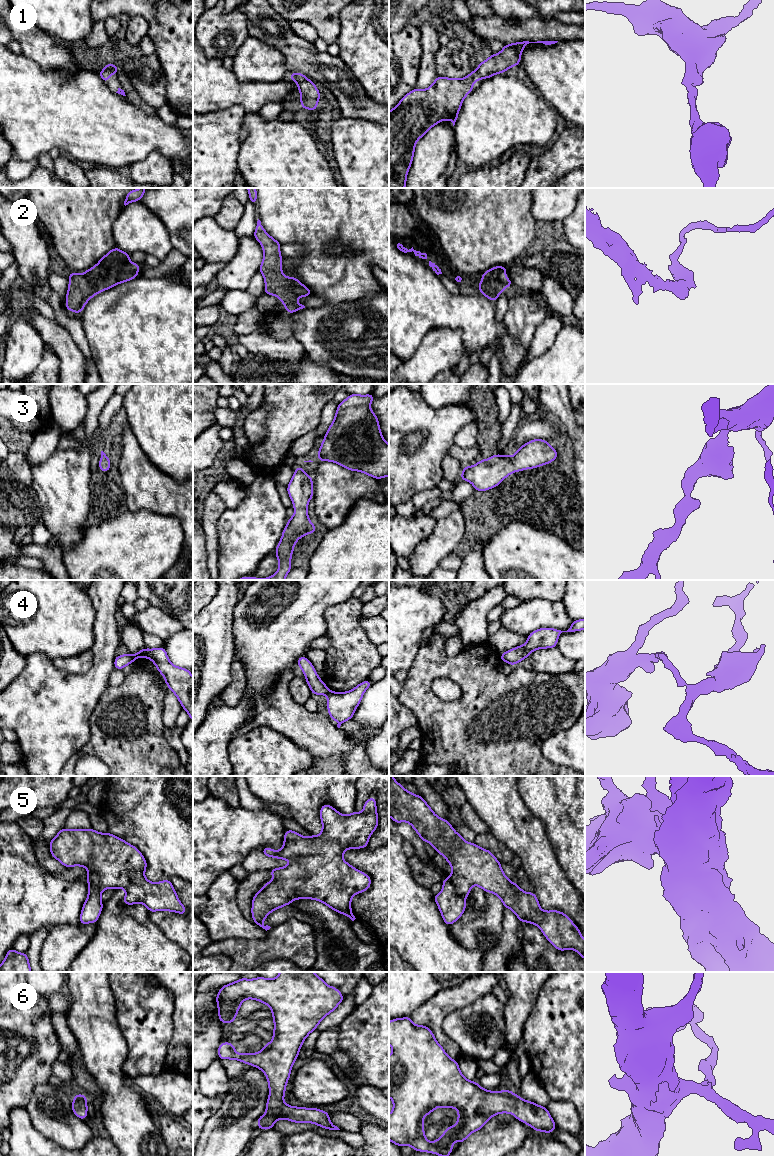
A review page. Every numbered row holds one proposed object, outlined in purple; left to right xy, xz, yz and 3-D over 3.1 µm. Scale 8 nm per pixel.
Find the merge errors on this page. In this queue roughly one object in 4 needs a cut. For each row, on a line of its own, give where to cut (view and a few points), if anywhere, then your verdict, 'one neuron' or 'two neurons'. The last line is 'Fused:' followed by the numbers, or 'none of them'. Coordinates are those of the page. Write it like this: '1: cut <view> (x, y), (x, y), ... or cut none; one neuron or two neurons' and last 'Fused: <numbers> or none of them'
1: cut none; one neuron
2: cut none; one neuron
3: cut none; one neuron
4: cut xz (331, 692), (328, 695); two neurons
5: cut none; one neuron
6: cut none; one neuron
Fused: 4

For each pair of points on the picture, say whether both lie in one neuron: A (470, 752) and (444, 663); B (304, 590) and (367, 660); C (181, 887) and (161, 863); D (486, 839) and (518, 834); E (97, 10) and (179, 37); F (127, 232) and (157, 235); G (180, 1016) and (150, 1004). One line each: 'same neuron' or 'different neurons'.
A: same neuron
B: different neurons
C: different neurons
D: different neurons
E: same neuron
F: same neuron
G: different neurons

